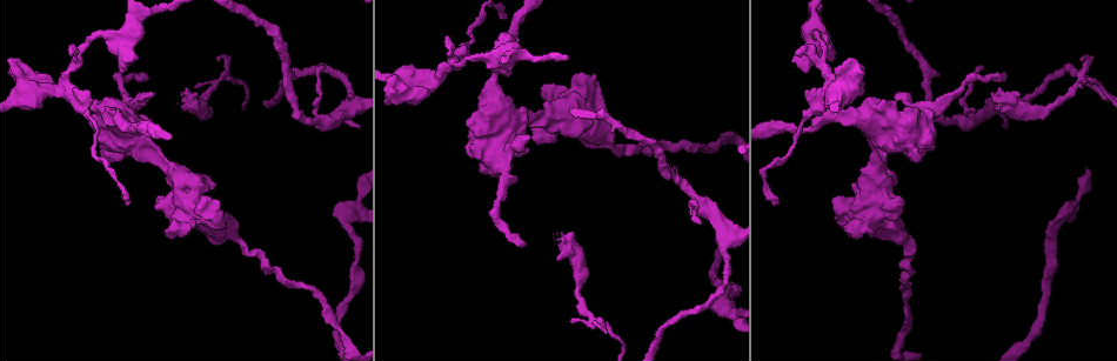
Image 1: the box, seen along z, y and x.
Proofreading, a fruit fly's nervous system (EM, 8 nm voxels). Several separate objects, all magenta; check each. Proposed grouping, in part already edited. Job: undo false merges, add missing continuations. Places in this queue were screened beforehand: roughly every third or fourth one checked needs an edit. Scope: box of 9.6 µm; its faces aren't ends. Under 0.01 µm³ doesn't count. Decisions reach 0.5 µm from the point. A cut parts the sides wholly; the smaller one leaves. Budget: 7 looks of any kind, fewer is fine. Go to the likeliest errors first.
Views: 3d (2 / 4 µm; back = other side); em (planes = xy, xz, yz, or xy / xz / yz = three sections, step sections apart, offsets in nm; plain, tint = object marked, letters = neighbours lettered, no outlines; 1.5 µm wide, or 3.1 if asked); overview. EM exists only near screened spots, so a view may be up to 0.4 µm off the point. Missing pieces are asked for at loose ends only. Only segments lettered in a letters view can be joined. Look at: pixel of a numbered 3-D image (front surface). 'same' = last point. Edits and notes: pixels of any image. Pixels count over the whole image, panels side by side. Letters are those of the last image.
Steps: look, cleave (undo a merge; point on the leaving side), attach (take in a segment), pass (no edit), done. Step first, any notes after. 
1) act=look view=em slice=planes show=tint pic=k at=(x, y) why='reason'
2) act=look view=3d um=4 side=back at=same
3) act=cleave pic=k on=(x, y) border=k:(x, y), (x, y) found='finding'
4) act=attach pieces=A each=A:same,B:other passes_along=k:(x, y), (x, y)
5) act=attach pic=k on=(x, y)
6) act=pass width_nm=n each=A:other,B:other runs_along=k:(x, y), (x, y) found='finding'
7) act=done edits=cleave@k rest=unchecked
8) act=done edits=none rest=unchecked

act=look view=3d um=2 pic=1 at=(147, 74) why='free end'

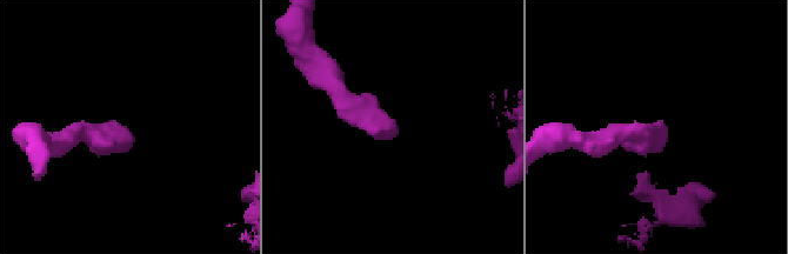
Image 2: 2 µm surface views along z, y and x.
act=look view=em slice=planes show=plain pic=2 at=(120, 127) why='now the EM'

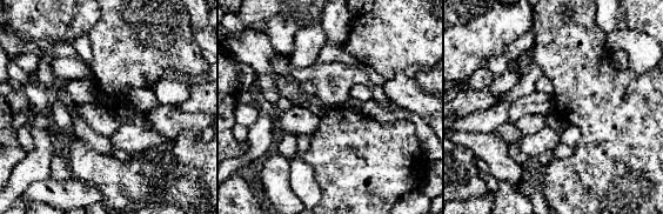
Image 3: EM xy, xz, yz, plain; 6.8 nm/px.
act=look view=em slice=planes show=letters at=same why='see the neighbours'

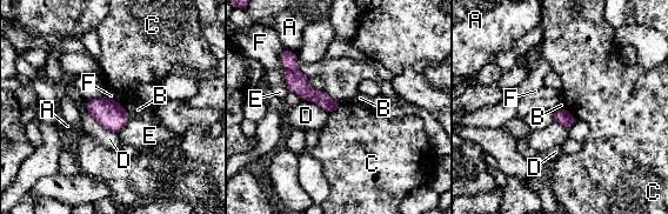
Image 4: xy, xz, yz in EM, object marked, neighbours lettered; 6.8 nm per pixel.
act=pass each=A:other,B:other,C:other,D:other,E:other,F:other border=4:(342, 102), (329, 113) found='none of them fits'

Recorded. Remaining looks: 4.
act=look view=em slice=planes show=letters pic=1 at=(942, 101) why='sudden change in width'

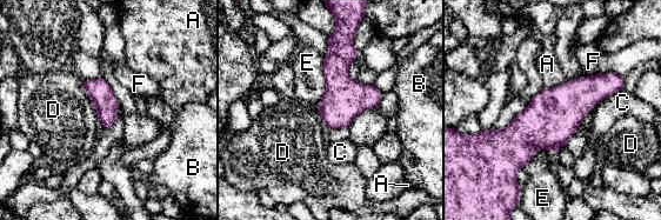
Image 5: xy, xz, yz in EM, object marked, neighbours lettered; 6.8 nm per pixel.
act=pass each=A:other,B:other,C:other,D:other,E:other,F:other border=5:(82, 81), (82, 87), (98, 115) found='continuous, no second neuron'

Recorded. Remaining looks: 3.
act=look view=em slice=xz step=4 show=tint pic=1 at=(600, 326) why='free end'

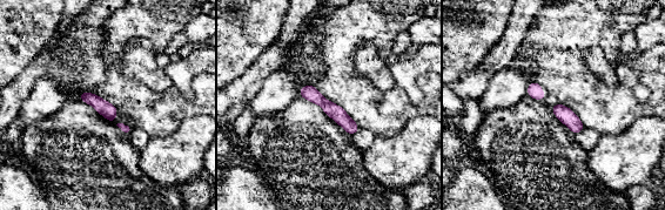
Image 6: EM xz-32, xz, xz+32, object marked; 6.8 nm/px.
act=look view=em slice=planes show=letters at=same

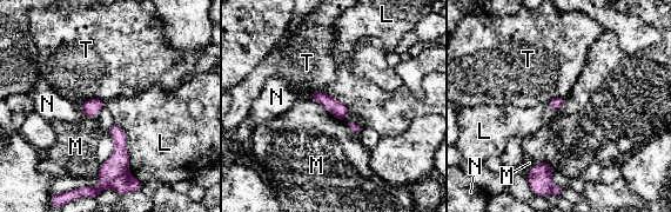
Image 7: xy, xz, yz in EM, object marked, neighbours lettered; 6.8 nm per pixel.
act=cleave pic=7 on=(118, 164) each=L:other,M:other,N:other,T:other border=7:(127, 171), (99, 185) found='two neurons meet here'

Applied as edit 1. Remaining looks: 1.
act=done edits=cleave@7 rest=unchecked

